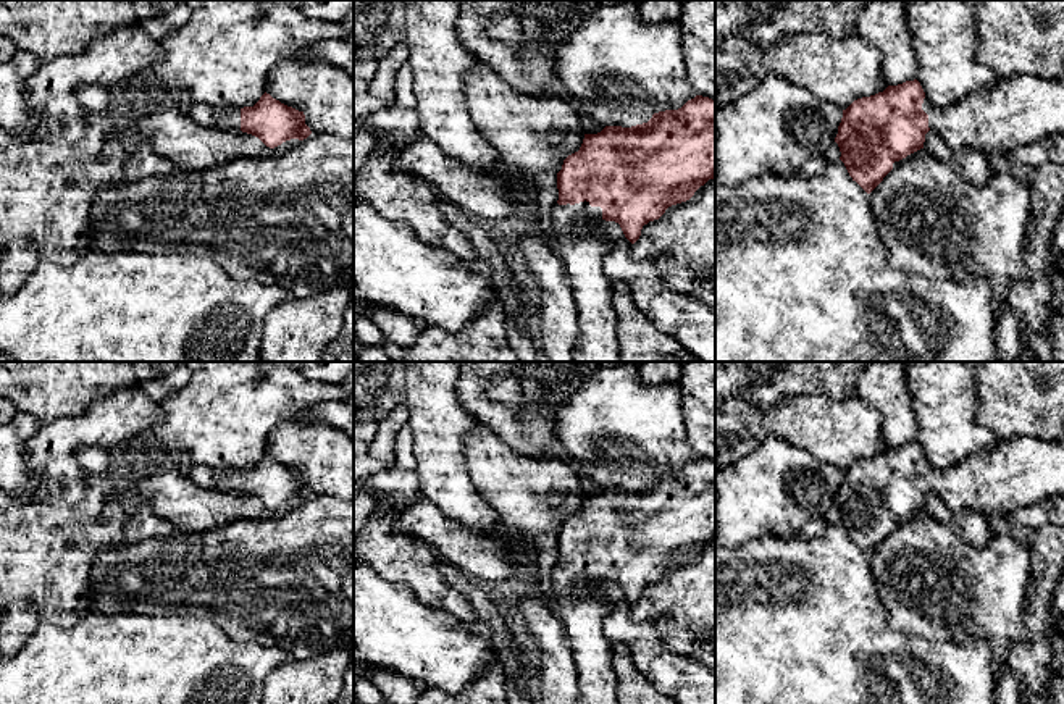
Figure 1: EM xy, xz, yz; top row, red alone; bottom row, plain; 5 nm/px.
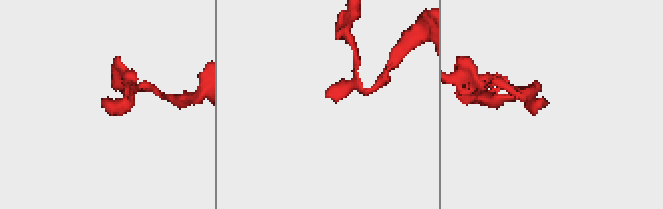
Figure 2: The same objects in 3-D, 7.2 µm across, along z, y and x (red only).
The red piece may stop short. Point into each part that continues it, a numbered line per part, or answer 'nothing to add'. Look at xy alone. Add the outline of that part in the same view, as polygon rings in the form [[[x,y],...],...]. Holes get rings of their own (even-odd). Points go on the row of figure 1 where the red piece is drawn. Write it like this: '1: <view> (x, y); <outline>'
1: xy (228, 118); [[[192,103],[189,108],[192,119],[203,128],[218,128],[224,131],[241,131],[239,107],[215,107],[207,103]]]

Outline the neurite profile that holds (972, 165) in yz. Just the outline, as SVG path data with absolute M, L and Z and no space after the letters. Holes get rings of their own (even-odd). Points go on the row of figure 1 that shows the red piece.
M933 129L925 134L924 150L933 158L951 165L964 181L975 187L985 186L995 174L988 155L982 150L972 147L951 150Z

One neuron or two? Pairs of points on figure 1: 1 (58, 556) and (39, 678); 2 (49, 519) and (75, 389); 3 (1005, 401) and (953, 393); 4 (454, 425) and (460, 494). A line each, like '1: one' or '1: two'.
1: two
2: two
3: two
4: one

